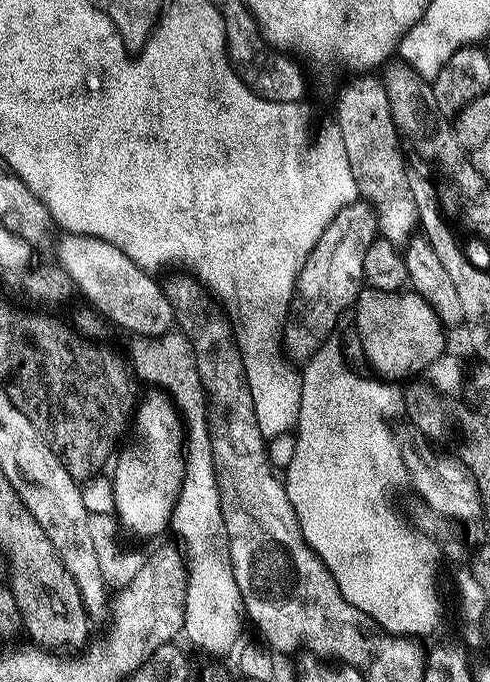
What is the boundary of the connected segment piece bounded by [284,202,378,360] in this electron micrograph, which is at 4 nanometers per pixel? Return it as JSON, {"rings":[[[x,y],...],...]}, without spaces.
{"rings":[[[368,202],[347,204],[338,210],[330,226],[326,226],[296,279],[295,294],[289,304],[284,345],[293,359],[307,360],[311,357],[329,339],[340,316],[355,305],[364,286],[362,258],[366,258],[370,242],[377,238],[376,211]]]}

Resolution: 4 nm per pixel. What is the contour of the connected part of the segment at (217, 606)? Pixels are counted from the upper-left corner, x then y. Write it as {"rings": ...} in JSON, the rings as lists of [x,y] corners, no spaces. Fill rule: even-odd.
{"rings":[[[183,334],[171,336],[167,337],[169,340],[165,348],[163,339],[136,336],[132,344],[132,364],[136,367],[135,379],[157,384],[160,387],[157,389],[163,390],[172,401],[182,421],[184,477],[170,521],[171,531],[176,531],[177,538],[184,543],[182,553],[188,574],[182,636],[196,648],[220,654],[230,651],[232,647],[235,649],[241,643],[240,631],[244,628],[244,622],[246,624],[244,600],[234,578],[228,535],[224,529],[208,396],[195,366],[192,341]]]}

